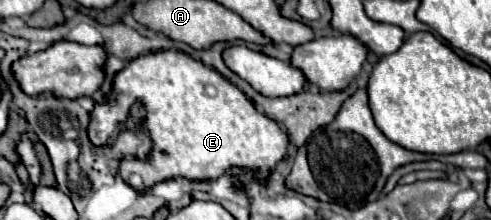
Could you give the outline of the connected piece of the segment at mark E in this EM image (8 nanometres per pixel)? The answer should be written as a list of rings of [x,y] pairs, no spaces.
[[[177,50],[139,56],[117,74],[115,90],[111,86],[105,100],[95,102],[95,110],[91,112],[91,142],[109,142],[117,124],[123,124],[127,118],[129,110],[125,102],[127,106],[141,102],[147,108],[147,128],[153,140],[153,148],[145,160],[129,158],[120,163],[120,176],[135,190],[147,190],[169,178],[211,180],[231,166],[269,172],[287,152],[289,138],[275,120],[257,112],[245,94],[217,70]]]

